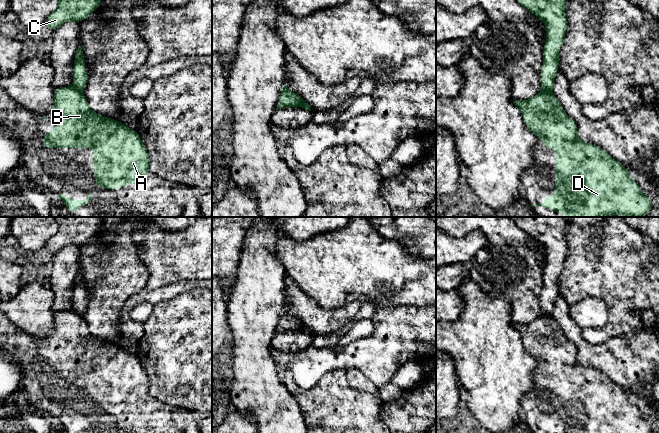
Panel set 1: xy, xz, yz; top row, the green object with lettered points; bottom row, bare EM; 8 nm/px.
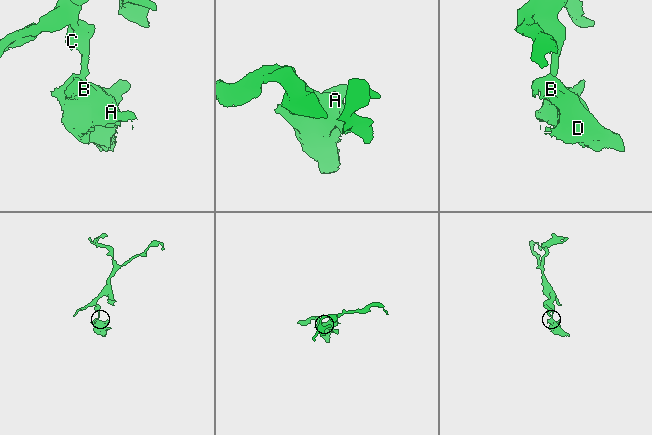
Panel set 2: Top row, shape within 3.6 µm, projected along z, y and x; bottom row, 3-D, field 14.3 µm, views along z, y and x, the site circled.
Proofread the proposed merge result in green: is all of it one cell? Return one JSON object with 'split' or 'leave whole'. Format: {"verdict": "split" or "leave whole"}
{"verdict": "split"}

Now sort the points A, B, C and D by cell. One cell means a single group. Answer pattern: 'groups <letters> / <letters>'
groups A B D / C

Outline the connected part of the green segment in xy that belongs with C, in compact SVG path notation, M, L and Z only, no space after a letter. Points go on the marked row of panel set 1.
M58 0L58 3L58 8L45 20L52 33L63 23L84 21L101 5L102 0Z

